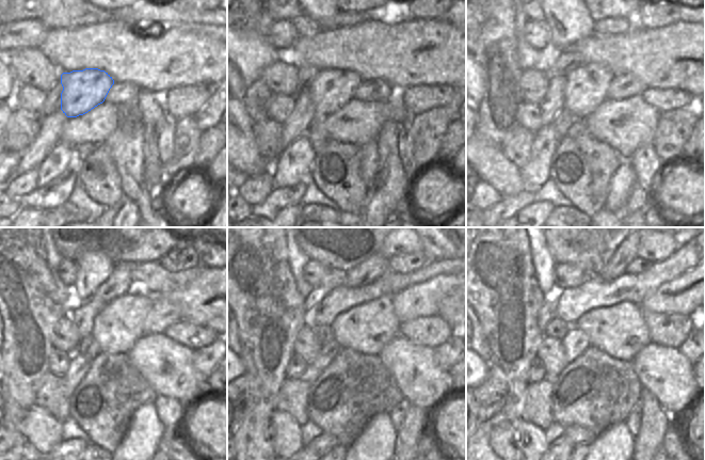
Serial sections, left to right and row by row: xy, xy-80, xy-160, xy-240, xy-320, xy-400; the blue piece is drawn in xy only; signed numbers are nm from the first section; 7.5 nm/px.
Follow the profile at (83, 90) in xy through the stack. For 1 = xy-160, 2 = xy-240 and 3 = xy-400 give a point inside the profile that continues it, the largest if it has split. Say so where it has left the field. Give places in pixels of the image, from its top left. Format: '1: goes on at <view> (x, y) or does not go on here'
1: goes on at xy-160 (587, 86)
2: goes on at xy-240 (121, 322)
3: goes on at xy-400 (620, 330)

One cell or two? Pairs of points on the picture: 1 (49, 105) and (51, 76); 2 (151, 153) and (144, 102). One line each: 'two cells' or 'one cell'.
1: two cells
2: one cell

